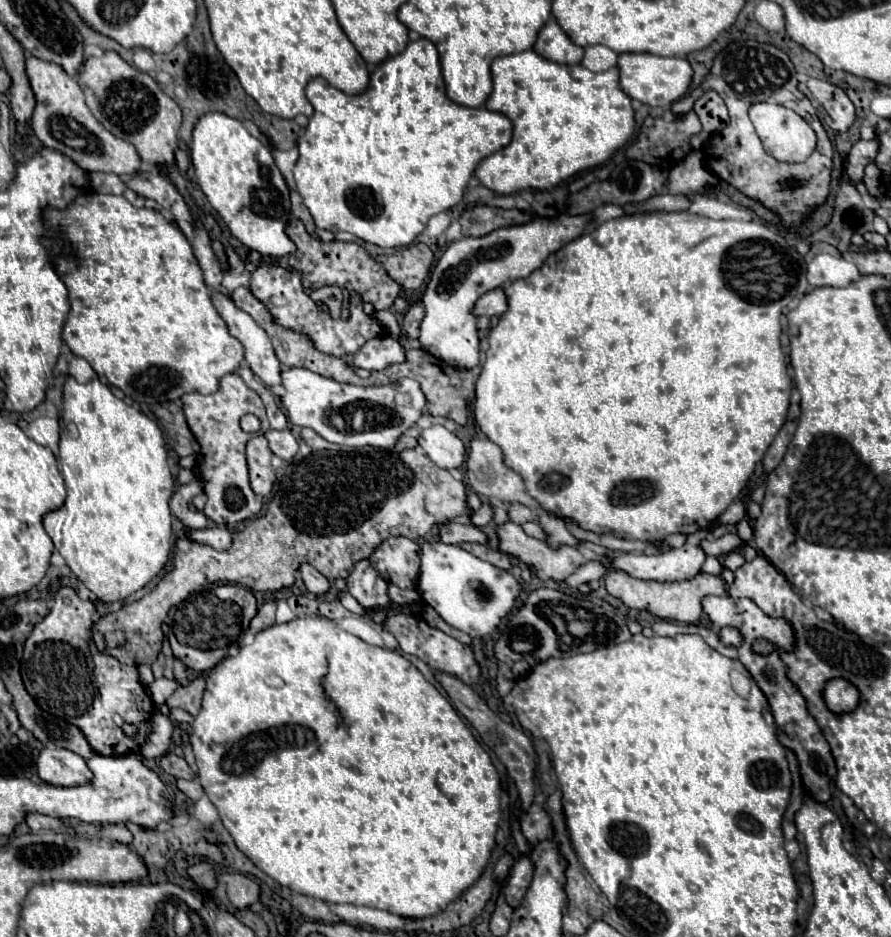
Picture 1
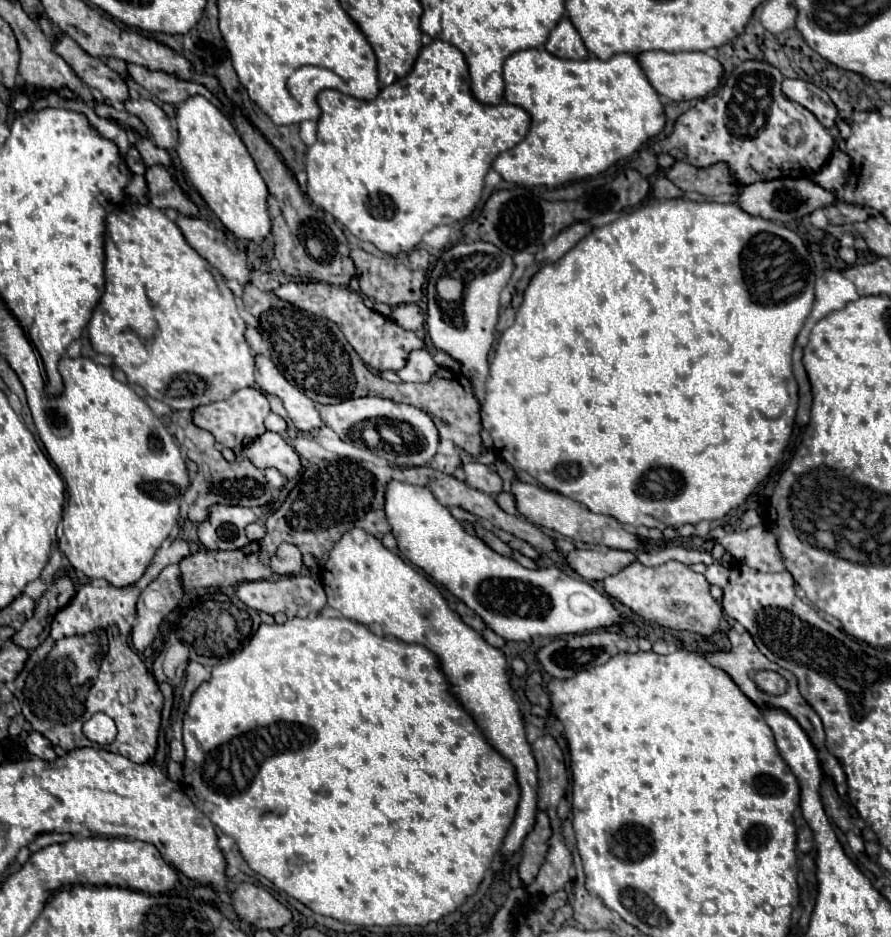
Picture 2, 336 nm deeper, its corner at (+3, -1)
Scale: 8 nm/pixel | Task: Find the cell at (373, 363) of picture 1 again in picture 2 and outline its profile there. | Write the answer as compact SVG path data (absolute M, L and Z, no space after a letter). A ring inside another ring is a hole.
M413 350L407 360L407 366L403 370L399 370L399 378L403 382L429 382L435 376L437 368L439 366L435 364L431 352Z

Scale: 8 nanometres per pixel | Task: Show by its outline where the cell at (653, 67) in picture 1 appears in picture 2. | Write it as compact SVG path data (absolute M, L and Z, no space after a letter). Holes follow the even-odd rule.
M643 52L637 56L649 82L653 88L667 96L669 100L693 100L693 98L705 98L711 94L721 78L723 78L723 66L717 58L705 54L705 52Z

